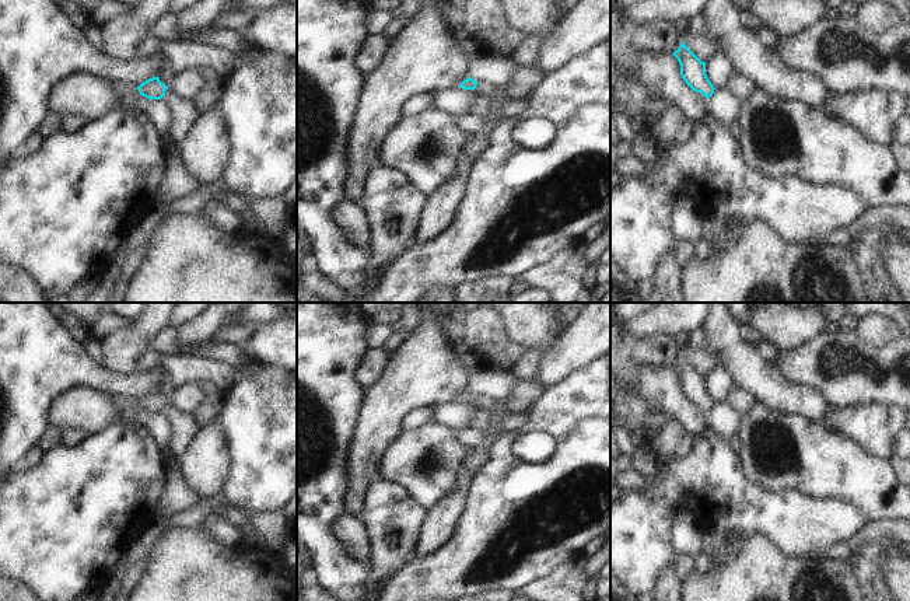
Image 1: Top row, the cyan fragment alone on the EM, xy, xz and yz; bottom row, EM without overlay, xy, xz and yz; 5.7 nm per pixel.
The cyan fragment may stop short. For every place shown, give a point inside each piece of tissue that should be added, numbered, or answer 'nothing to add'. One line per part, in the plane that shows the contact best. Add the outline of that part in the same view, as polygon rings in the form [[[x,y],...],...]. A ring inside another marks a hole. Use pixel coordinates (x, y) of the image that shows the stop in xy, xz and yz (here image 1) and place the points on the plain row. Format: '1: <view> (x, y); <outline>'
1: xy (182, 427); [[[167,403],[161,415],[169,426],[168,451],[178,457],[185,453],[188,444],[199,430],[192,415],[178,410],[172,403]]]

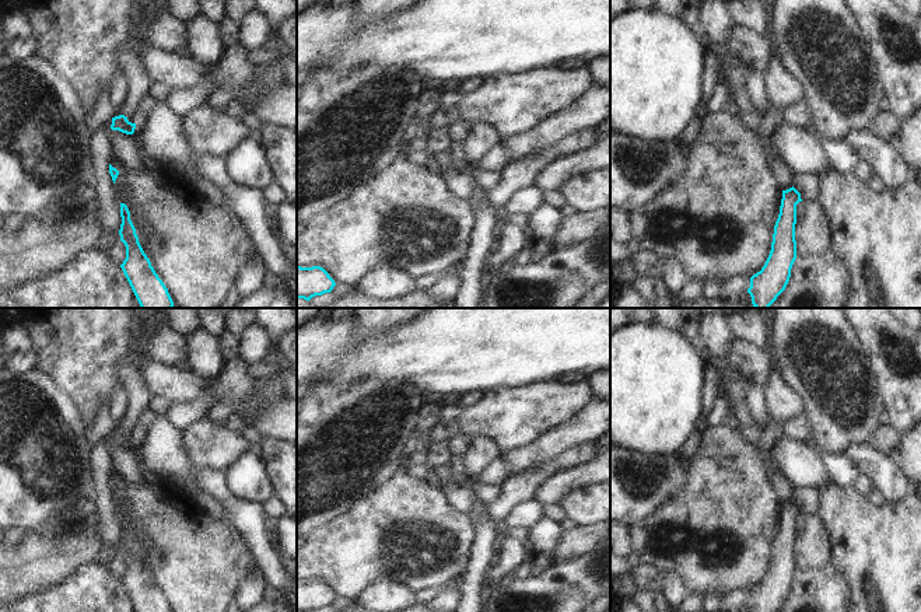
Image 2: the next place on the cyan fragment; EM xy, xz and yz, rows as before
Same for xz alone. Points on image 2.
nothing to add

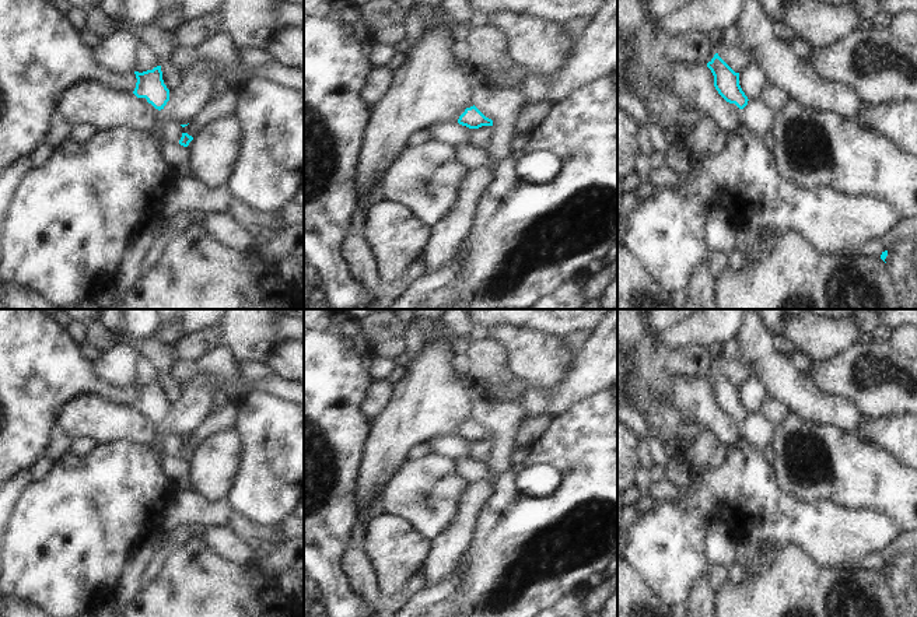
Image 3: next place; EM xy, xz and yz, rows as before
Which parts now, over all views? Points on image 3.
nothing to add

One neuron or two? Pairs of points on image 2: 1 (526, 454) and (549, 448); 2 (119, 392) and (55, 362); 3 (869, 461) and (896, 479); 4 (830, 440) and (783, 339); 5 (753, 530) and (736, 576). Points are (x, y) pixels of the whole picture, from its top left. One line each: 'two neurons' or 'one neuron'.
1: one neuron
2: two neurons
3: one neuron
4: one neuron
5: one neuron

